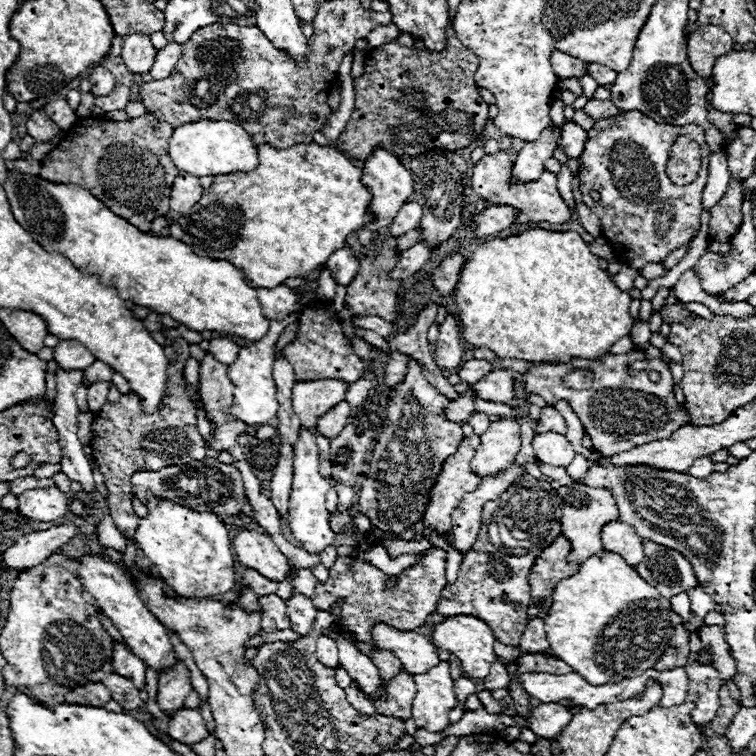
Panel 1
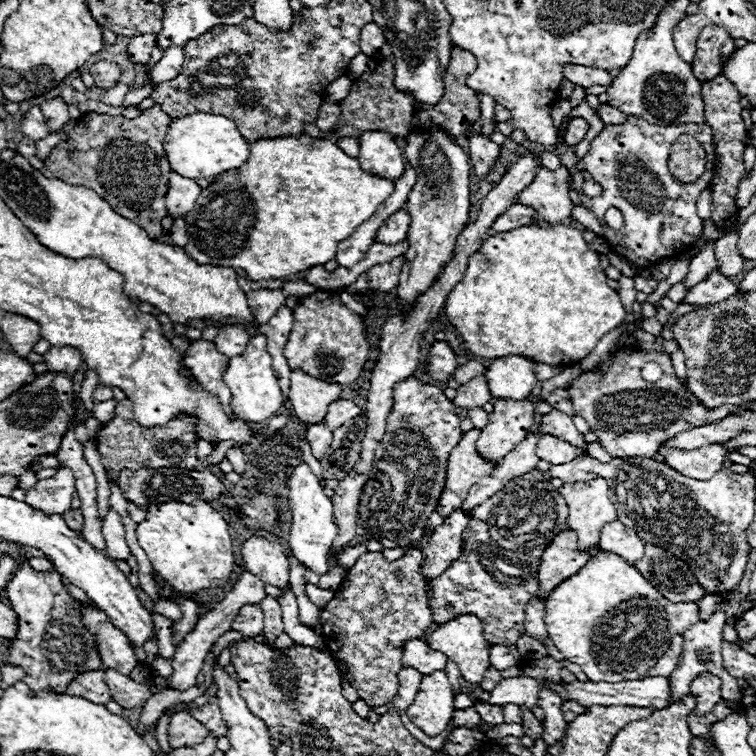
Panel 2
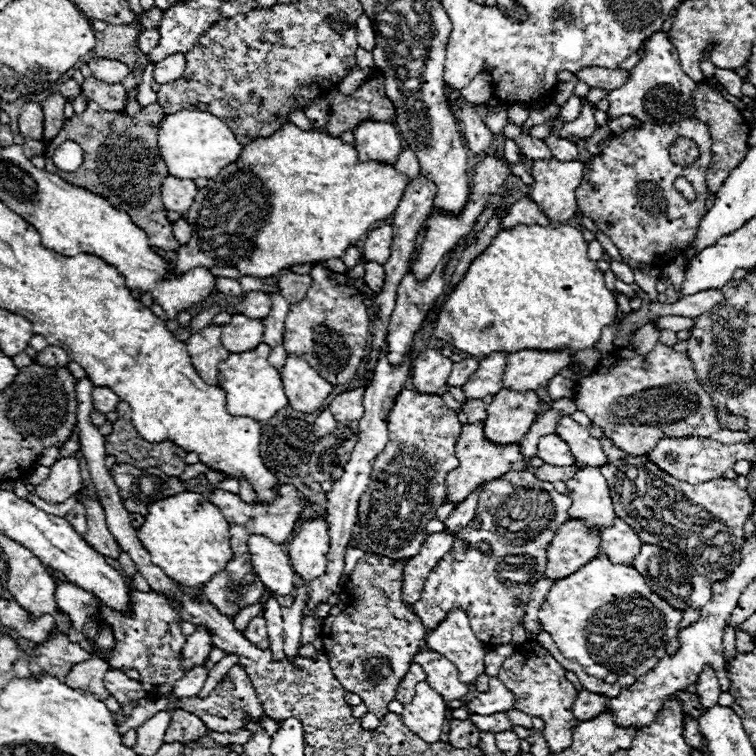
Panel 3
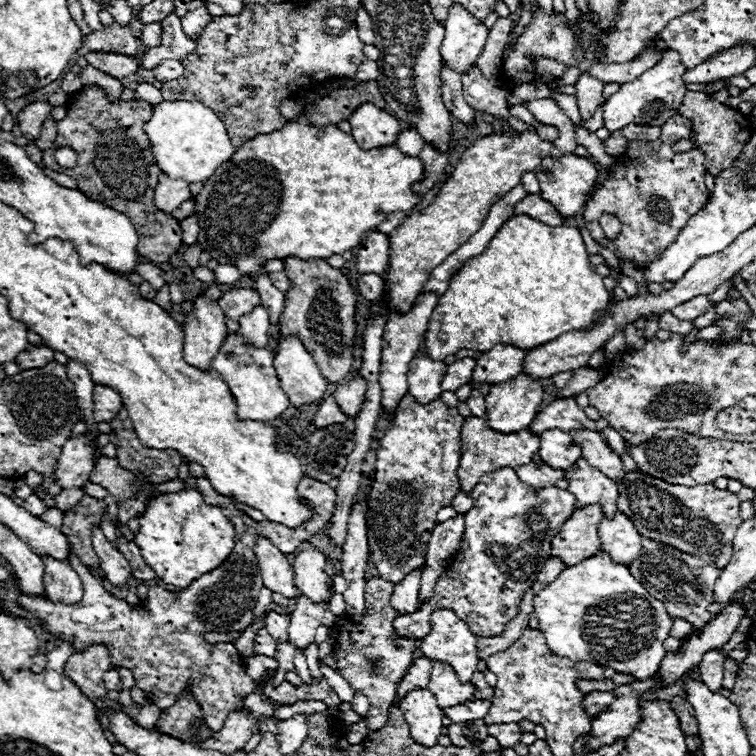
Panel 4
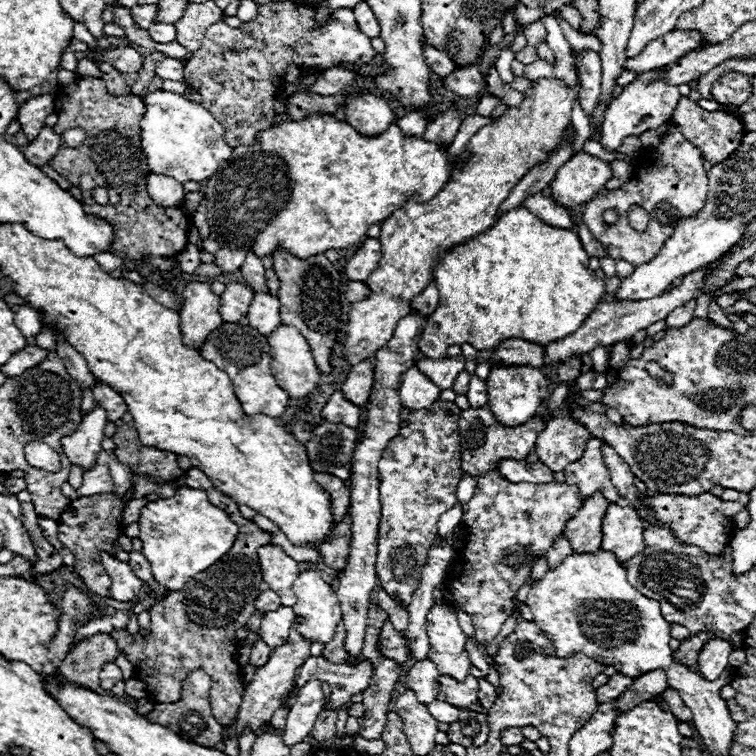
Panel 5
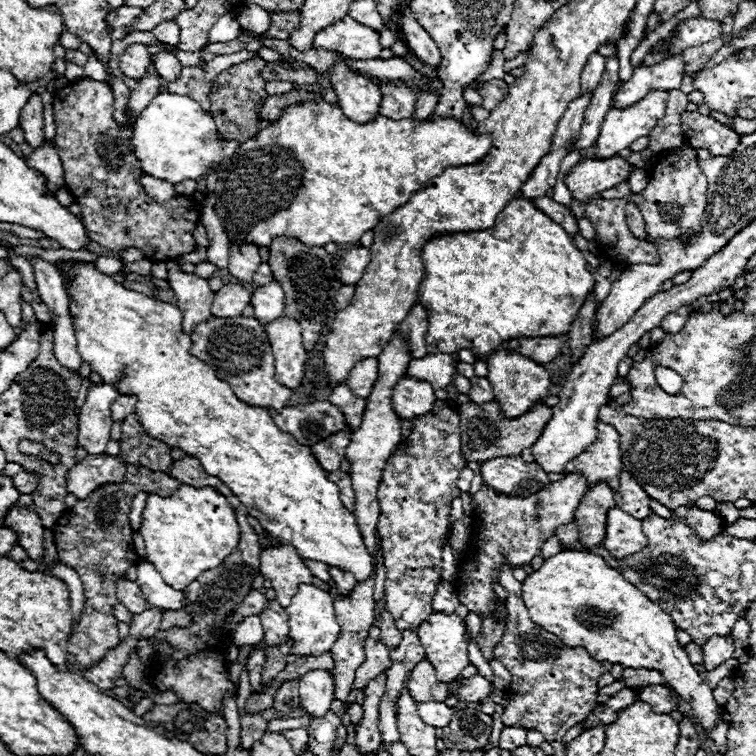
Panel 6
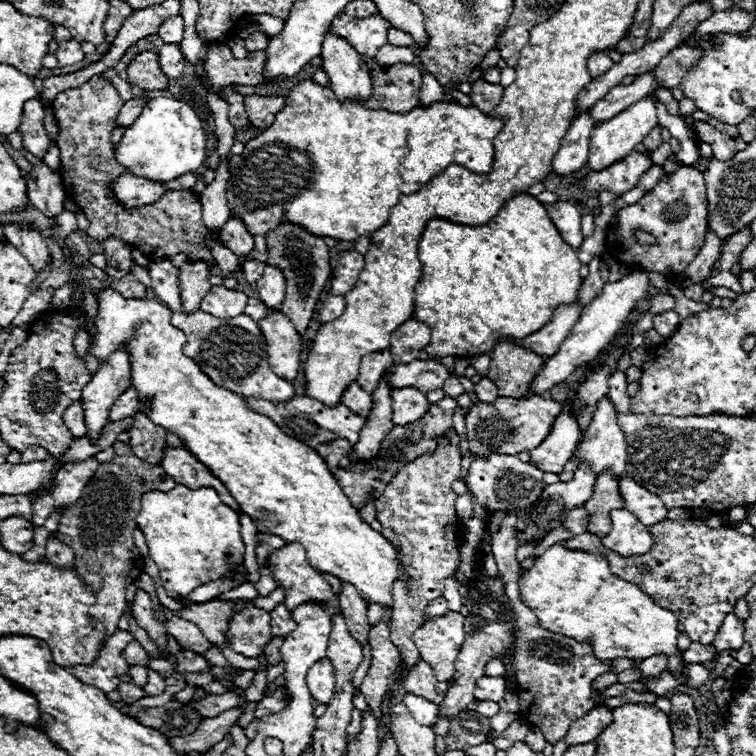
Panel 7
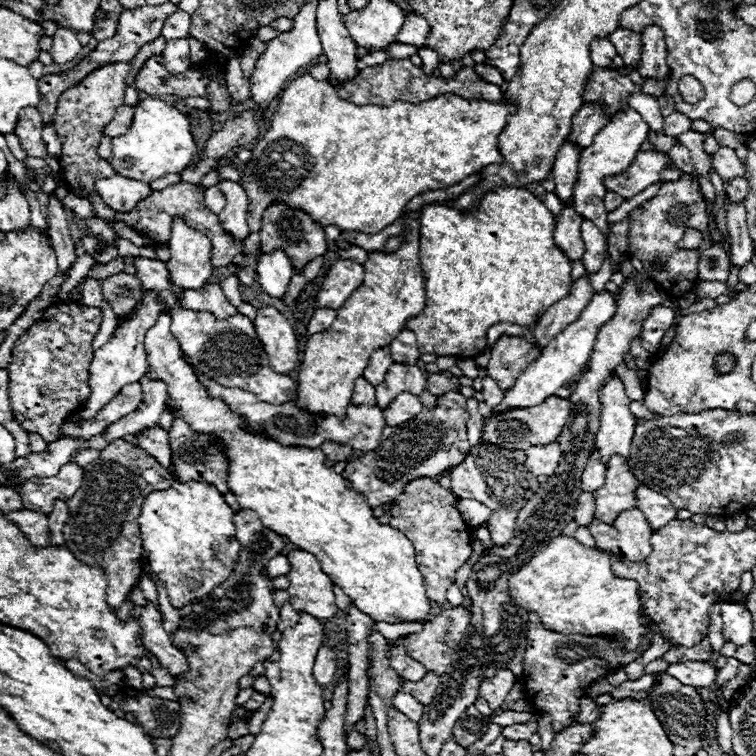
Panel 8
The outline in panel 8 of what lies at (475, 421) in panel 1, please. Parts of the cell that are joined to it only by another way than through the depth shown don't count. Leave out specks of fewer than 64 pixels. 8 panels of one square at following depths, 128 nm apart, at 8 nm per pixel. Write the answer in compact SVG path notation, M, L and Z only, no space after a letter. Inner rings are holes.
M484 378L482 394L484 394L484 402L486 402L490 408L498 406L498 404L502 402L502 398L504 398L504 392L500 390L498 382L496 382L496 380L492 380L492 378Z

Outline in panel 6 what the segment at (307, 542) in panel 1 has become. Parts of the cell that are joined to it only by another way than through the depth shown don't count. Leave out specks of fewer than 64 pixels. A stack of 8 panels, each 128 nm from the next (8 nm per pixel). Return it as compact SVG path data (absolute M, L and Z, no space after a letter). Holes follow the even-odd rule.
M314 584L298 586L298 594L292 598L292 604L286 608L286 612L290 614L290 638L294 640L292 654L318 656L318 654L328 652L334 646L334 642L338 640L340 624L336 622L332 596L326 590L322 590Z

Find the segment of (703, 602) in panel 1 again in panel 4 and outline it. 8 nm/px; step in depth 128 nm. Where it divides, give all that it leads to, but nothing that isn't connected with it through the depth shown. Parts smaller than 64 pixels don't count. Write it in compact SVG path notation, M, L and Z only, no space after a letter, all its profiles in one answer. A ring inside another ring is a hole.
M598 552L578 566L564 568L562 574L534 598L534 616L546 636L546 644L558 656L578 662L598 662L602 668L614 668L636 680L648 680L658 672L658 666L666 656L662 642L670 636L670 626L674 624L674 618L668 616L664 604L646 592L646 588L630 574L628 566L614 564L608 552Z

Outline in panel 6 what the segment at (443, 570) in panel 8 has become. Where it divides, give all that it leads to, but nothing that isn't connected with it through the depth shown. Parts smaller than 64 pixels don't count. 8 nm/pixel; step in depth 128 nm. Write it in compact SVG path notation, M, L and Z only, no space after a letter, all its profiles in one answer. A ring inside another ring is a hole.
M436 400L432 412L422 418L402 420L402 442L394 450L394 454L386 462L386 470L382 472L382 482L378 488L380 502L380 518L378 518L378 534L384 556L384 602L386 608L394 614L396 626L400 630L416 628L432 614L432 594L436 592L436 584L440 582L440 564L442 564L442 546L448 536L448 514L454 498L460 496L456 480L460 472L466 468L466 460L462 458L460 448L460 426L456 418L456 408L446 400Z

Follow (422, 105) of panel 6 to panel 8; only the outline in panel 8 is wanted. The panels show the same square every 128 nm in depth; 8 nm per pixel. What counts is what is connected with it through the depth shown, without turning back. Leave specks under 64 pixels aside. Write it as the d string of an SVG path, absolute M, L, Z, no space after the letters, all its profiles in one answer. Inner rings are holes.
M420 48L418 56L422 58L422 68L426 70L426 74L432 74L438 68L438 54L434 54L434 50L430 48Z

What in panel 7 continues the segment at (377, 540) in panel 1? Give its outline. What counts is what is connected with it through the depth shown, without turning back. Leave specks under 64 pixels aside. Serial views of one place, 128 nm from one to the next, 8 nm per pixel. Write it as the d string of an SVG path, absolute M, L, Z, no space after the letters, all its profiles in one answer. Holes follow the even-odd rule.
M530 396L522 400L496 398L492 404L482 404L482 402L472 404L464 416L470 452L476 456L484 456L492 452L520 454L522 450L532 450L548 436L552 422L560 412L562 412L562 404L540 396Z

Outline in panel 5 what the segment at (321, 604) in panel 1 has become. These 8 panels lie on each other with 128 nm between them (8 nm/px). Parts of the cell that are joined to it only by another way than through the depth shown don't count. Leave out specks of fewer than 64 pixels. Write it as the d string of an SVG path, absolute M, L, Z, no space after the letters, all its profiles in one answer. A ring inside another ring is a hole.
M370 604L370 618L368 618L368 630L366 630L366 640L364 640L364 648L362 648L362 654L358 660L350 660L352 666L358 666L360 662L364 660L370 660L372 666L374 666L374 674L370 676L370 682L368 682L368 688L362 692L364 696L364 716L358 718L360 722L360 730L358 734L368 738L368 740L376 740L382 736L382 730L384 730L384 724L386 724L386 714L388 714L388 704L392 700L392 692L396 688L396 682L400 680L402 676L402 670L400 670L400 664L386 658L382 652L380 652L380 632L382 632L382 626L388 622L388 614L378 606L378 604Z

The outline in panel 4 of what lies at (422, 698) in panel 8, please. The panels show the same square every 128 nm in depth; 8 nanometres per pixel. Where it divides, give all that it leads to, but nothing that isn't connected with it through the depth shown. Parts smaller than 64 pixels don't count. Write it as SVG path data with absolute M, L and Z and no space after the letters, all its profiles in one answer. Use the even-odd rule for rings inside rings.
M416 658L412 662L410 670L406 672L406 676L402 678L402 682L398 684L398 690L396 690L398 700L402 700L410 690L414 690L418 686L428 686L430 670L432 670L432 662L428 658Z

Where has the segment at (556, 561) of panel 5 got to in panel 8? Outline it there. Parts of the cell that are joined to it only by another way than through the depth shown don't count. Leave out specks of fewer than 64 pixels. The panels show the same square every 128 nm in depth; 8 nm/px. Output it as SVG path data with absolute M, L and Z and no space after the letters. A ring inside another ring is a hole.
M582 492L578 502L576 502L574 522L578 526L590 526L592 516L594 516L594 494L592 492Z

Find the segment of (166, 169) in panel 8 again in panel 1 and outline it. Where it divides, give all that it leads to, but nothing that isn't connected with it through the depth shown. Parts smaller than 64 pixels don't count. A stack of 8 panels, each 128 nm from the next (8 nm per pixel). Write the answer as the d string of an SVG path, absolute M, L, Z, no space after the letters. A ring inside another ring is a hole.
M202 120L182 124L174 130L170 138L170 158L180 172L188 172L192 176L218 176L232 172L250 172L258 166L256 144L250 134L234 122L218 122L218 120Z

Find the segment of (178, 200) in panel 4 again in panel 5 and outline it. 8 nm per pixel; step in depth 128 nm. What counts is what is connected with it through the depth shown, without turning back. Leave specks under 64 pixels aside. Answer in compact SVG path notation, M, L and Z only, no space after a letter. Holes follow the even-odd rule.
M160 174L148 176L148 194L162 208L180 206L186 198L184 186L178 180L166 178L166 176L160 176Z

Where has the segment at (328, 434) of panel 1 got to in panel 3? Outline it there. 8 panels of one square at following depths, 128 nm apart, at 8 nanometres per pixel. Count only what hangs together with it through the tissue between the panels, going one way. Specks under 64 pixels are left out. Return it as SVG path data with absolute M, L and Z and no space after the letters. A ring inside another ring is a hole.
M356 388L356 390L342 392L342 394L334 396L332 402L328 404L328 408L330 408L330 412L334 414L336 422L360 420L362 414L364 414L362 396L364 396L364 388Z

